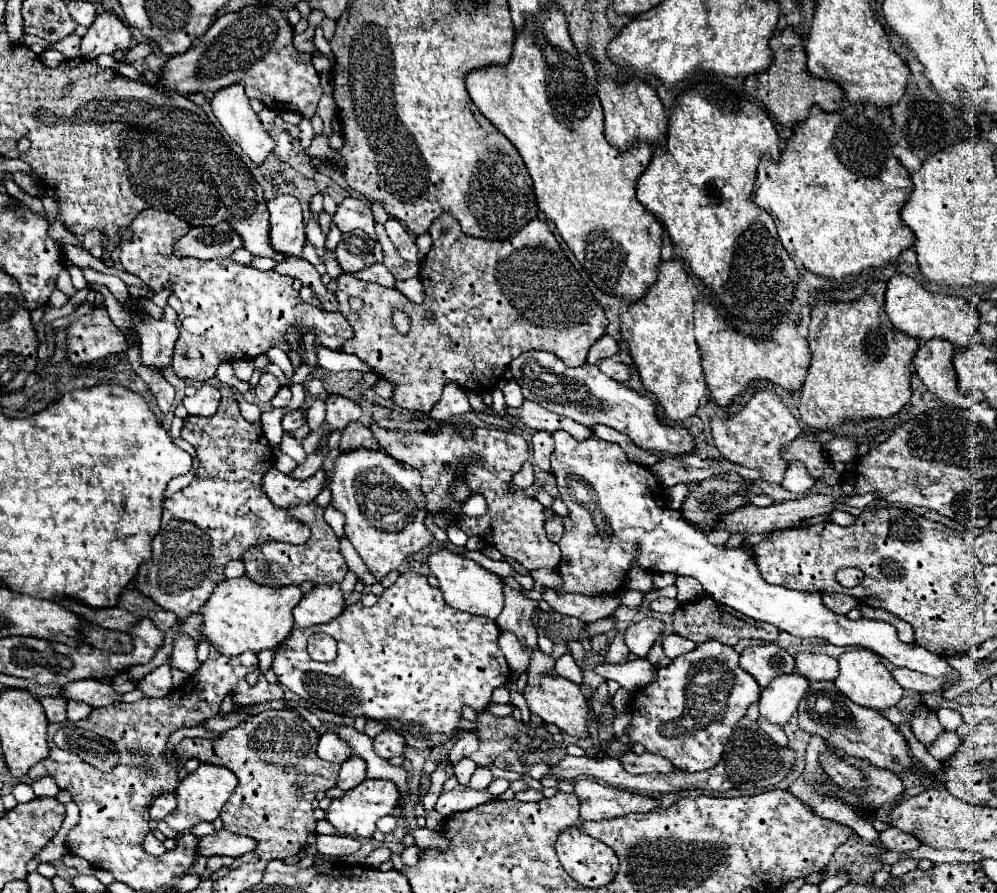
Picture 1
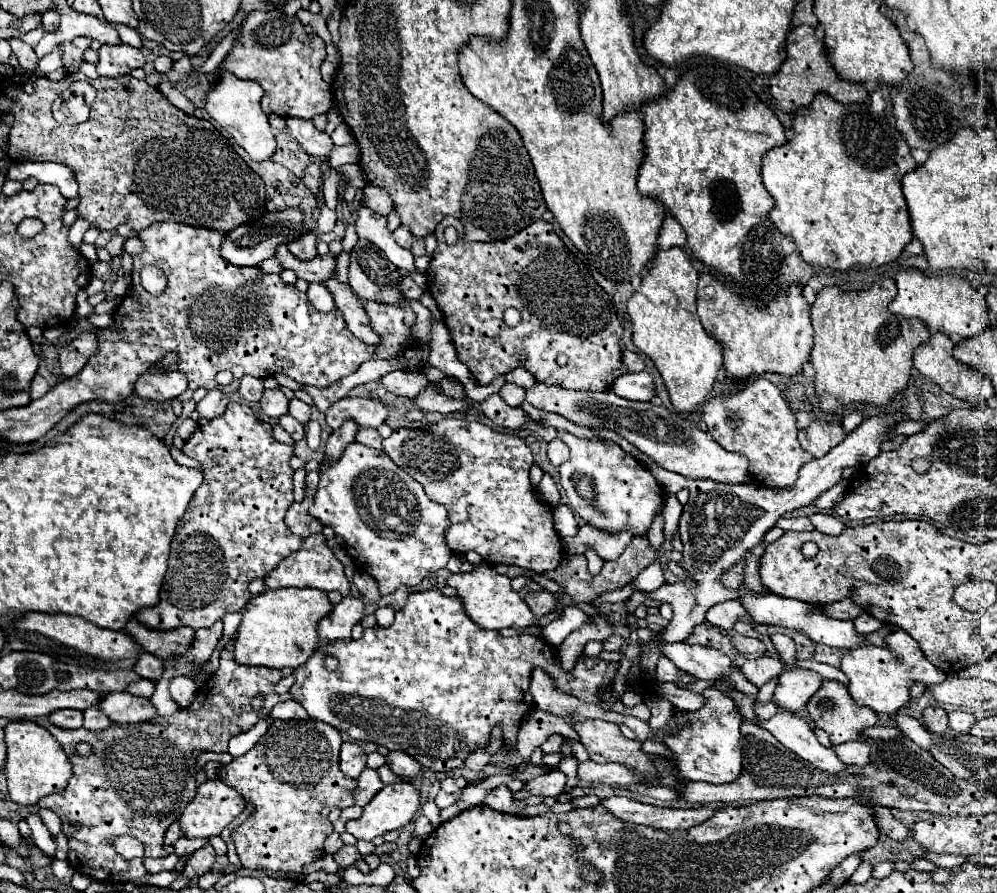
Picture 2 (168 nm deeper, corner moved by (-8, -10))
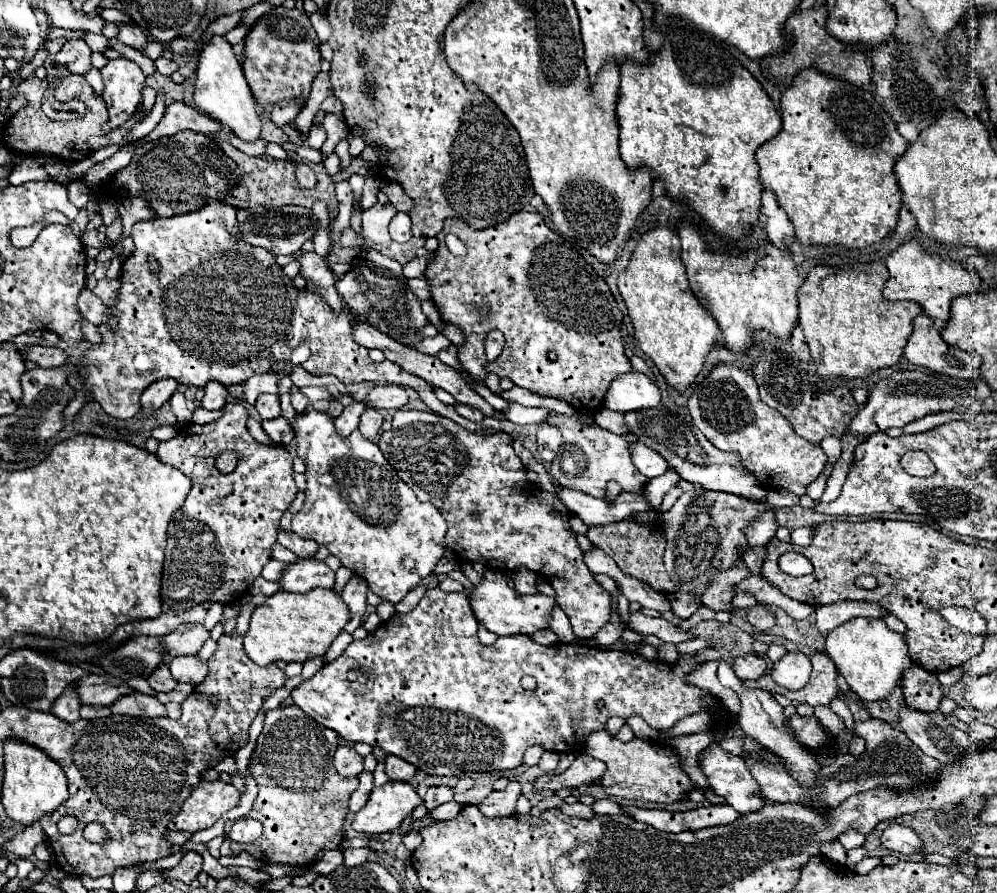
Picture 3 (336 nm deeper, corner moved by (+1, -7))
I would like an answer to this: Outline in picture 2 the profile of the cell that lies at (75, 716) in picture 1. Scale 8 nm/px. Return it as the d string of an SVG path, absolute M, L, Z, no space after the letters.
M88 707L82 713L84 713L84 727L86 729L98 731L98 729L104 729L104 727L108 727L112 723L98 707Z

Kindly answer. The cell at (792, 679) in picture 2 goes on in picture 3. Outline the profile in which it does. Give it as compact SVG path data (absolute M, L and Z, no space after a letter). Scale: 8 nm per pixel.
M787 652L771 668L773 680L789 690L801 690L807 684L809 674L811 674L811 662L803 652Z

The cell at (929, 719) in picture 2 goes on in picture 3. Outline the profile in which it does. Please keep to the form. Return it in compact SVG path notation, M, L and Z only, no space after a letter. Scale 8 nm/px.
M911 664L911 668L903 672L901 688L905 704L915 710L933 712L939 708L939 702L943 698L943 690L937 676L927 672L925 668L919 668L917 664Z

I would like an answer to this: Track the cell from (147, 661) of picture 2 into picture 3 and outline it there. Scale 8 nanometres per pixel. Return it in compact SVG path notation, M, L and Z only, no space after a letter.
M161 664L147 680L149 680L151 688L155 688L157 692L171 692L171 690L175 690L175 686L177 686L177 682L173 680L167 664Z

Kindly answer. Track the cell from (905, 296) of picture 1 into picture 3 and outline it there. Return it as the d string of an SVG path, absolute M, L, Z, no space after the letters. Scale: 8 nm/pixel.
M907 240L897 250L887 254L885 264L891 276L885 284L883 298L885 300L913 300L921 304L925 314L931 318L949 320L951 300L959 294L971 294L981 288L981 278L977 272L963 268L961 264L957 264L955 260L947 256L927 252L917 240Z

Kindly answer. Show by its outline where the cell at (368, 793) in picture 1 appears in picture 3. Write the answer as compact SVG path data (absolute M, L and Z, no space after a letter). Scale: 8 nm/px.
M387 782L371 792L369 802L355 814L353 828L365 834L393 832L419 804L423 798L409 782Z

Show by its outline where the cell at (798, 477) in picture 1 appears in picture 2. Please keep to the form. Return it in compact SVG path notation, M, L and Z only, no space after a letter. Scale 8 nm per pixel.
M876 415L876 417L864 419L862 425L858 425L850 435L846 435L844 441L840 445L836 445L828 455L804 463L798 471L796 483L788 489L770 489L756 481L752 481L748 485L732 485L732 483L716 483L710 479L692 481L692 479L682 477L680 481L684 481L684 487L690 489L690 499L684 505L684 511L680 517L680 539L684 543L684 551L682 551L684 559L680 561L680 565L686 571L690 571L690 575L696 583L694 585L688 585L688 583L662 585L660 589L648 593L652 597L660 597L662 601L670 603L674 607L674 619L668 623L668 627L664 627L662 631L656 633L658 635L656 639L660 639L660 643L642 643L640 645L642 675L644 677L656 675L656 663L662 657L662 645L684 641L696 625L706 621L704 613L712 605L728 601L728 599L736 599L736 593L728 591L718 581L720 571L726 571L732 563L736 563L736 559L746 561L744 585L756 593L768 593L768 589L762 587L762 581L758 575L758 559L752 557L748 553L748 549L756 547L760 543L760 539L764 537L764 533L768 529L772 529L786 511L808 507L824 491L834 487L842 479L844 467L860 469L862 463L868 463L872 457L876 457L880 453L880 443L882 443L884 435L900 419L902 419L900 415Z

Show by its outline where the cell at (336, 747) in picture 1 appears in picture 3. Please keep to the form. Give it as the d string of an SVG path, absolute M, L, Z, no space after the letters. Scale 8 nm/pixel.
M339 746L333 756L335 770L341 776L359 776L363 772L363 756L355 752L353 746Z

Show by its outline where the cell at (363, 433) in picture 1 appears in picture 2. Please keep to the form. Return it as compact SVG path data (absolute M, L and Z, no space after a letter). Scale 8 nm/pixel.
M358 429L356 441L372 449L382 449L382 437L378 435L376 429Z

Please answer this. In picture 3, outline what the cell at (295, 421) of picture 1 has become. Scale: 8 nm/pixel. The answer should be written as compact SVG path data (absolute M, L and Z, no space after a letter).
M275 418L275 420L261 420L261 428L265 430L265 434L275 442L275 444L289 444L293 440L293 432L291 426L285 418Z

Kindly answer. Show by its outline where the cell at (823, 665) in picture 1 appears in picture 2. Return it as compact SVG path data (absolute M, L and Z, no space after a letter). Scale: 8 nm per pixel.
M774 633L770 635L780 659L786 663L786 667L790 669L800 669L798 663L796 663L796 657L794 657L794 641L788 637L788 635L780 635L780 633Z

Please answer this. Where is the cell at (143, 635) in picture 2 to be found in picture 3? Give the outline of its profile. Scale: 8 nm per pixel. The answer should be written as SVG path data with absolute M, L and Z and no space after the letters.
M203 624L179 626L175 632L171 632L163 638L163 644L169 650L169 654L165 656L165 662L171 662L175 656L197 654L207 638L209 638L209 630Z

